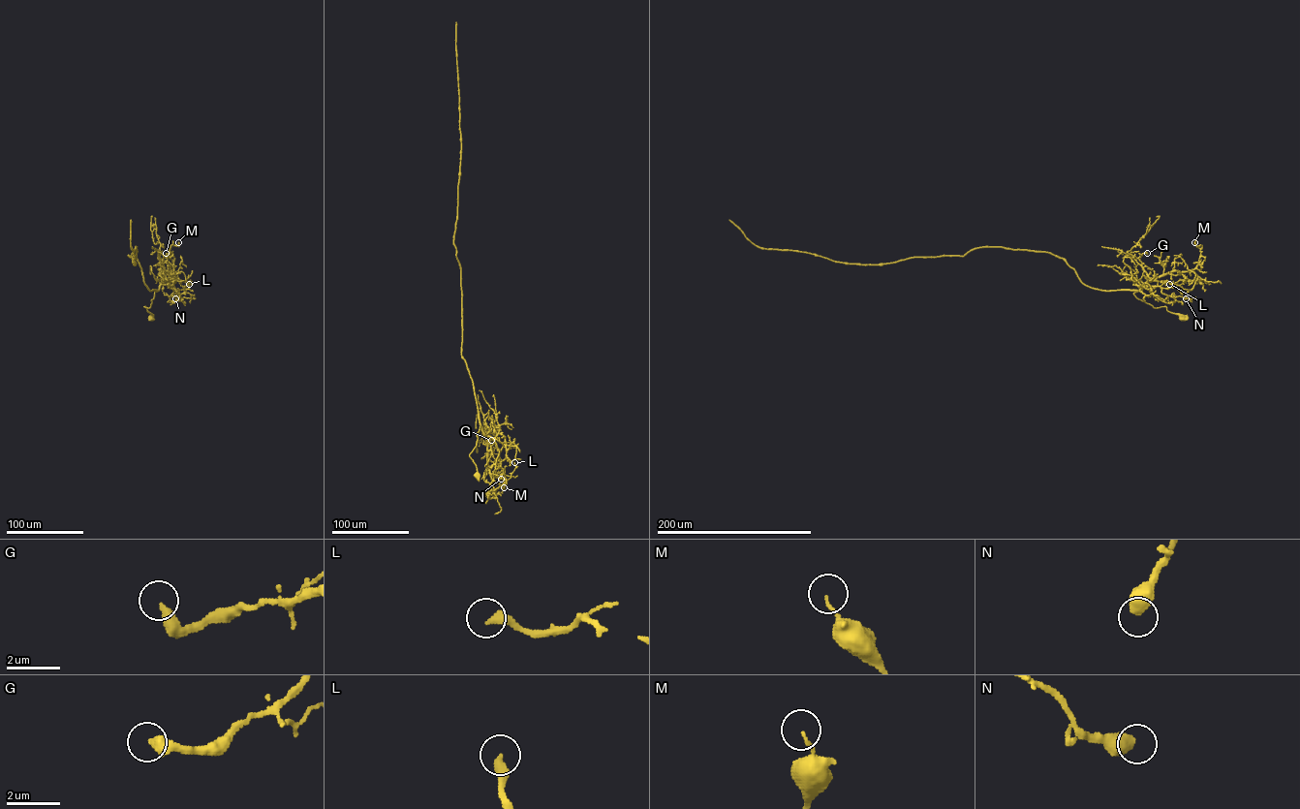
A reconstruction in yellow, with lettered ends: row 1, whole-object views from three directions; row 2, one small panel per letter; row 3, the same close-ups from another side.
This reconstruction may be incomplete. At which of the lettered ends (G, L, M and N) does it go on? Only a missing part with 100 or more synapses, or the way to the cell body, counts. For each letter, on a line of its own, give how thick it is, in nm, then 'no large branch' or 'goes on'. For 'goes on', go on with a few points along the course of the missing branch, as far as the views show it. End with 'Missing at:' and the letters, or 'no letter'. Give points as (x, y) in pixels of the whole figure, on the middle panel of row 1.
G: 360 nm thick; no large branch
L: 380 nm thick; no large branch
M: 90 nm thick; no large branch
N: 550 nm thick; no large branch
Missing at: no letter

